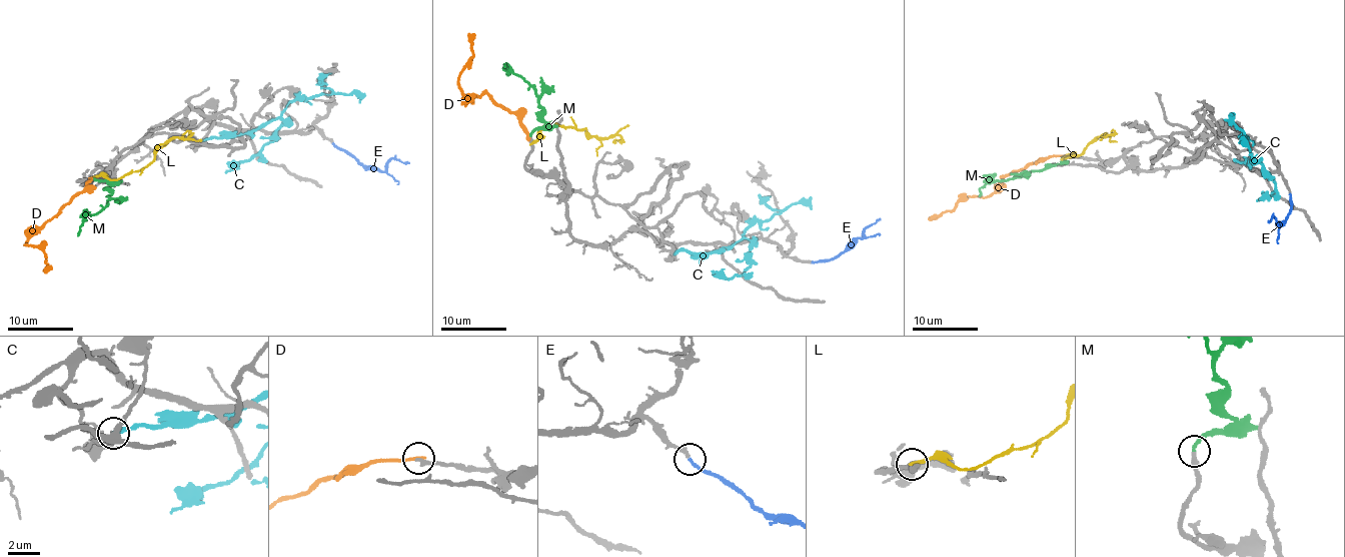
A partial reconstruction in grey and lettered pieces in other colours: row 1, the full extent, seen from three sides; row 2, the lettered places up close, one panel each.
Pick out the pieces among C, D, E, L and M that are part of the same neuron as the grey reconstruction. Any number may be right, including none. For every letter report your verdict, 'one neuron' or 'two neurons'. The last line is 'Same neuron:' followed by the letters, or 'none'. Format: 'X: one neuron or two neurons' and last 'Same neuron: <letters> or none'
C: two neurons
D: two neurons
E: one neuron
L: two neurons
M: one neuron
Same neuron: E, M

